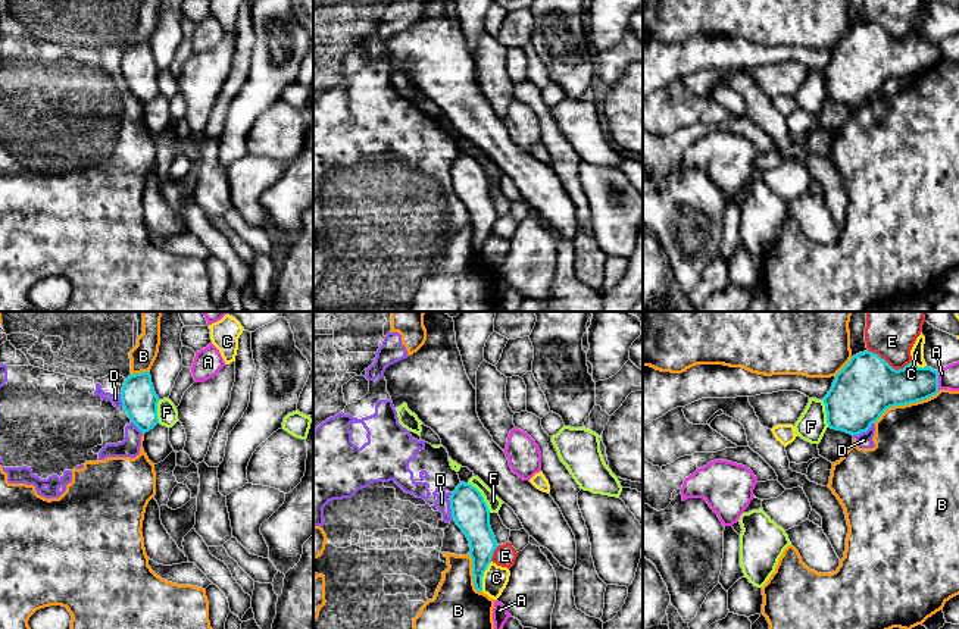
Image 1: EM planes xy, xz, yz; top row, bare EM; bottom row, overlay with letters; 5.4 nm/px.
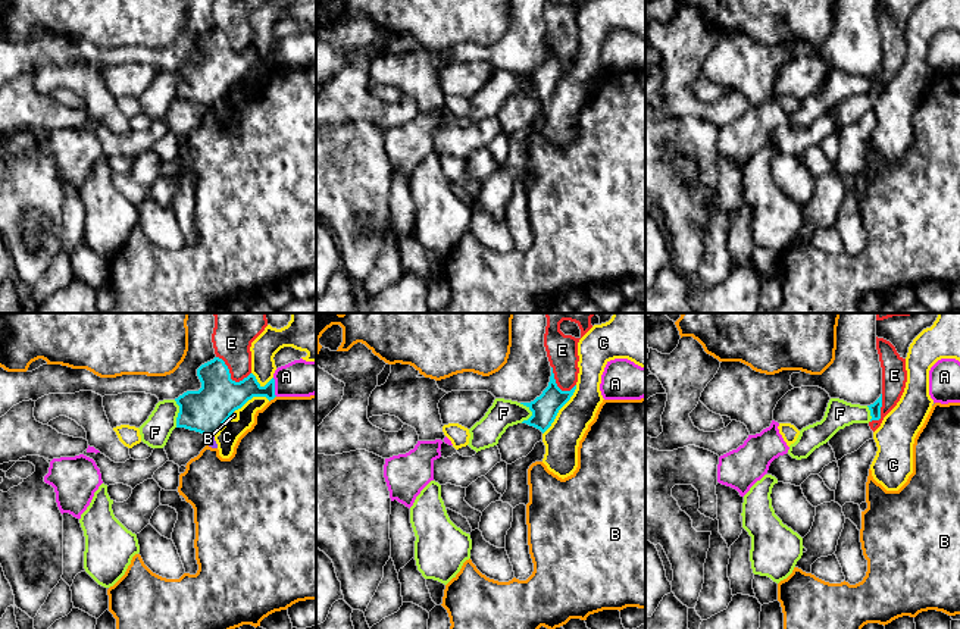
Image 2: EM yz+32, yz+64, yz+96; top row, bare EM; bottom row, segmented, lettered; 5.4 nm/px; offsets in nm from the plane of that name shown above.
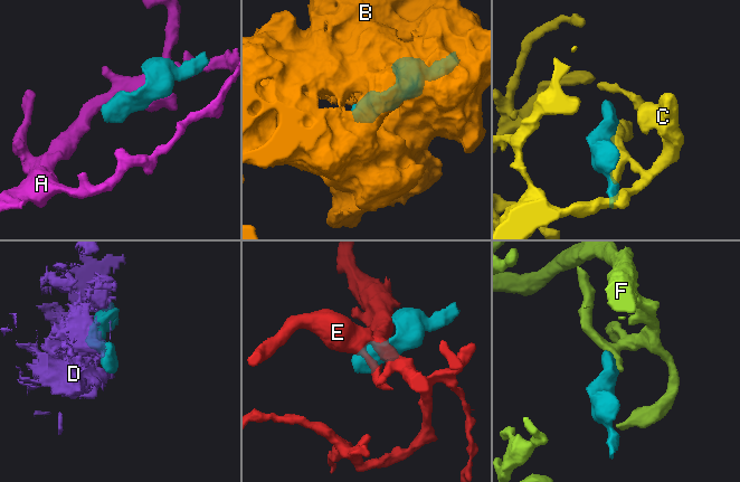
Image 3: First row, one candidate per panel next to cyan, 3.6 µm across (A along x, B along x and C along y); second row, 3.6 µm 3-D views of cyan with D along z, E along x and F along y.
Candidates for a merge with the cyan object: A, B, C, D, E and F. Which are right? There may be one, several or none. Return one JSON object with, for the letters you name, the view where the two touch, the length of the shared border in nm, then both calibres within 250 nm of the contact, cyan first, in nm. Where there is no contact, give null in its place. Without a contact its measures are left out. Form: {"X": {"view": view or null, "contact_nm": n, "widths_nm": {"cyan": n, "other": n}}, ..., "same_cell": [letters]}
{"same_cell": []}

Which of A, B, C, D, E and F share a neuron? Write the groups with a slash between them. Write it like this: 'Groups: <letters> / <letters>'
Groups: A / B D / C / E / F

